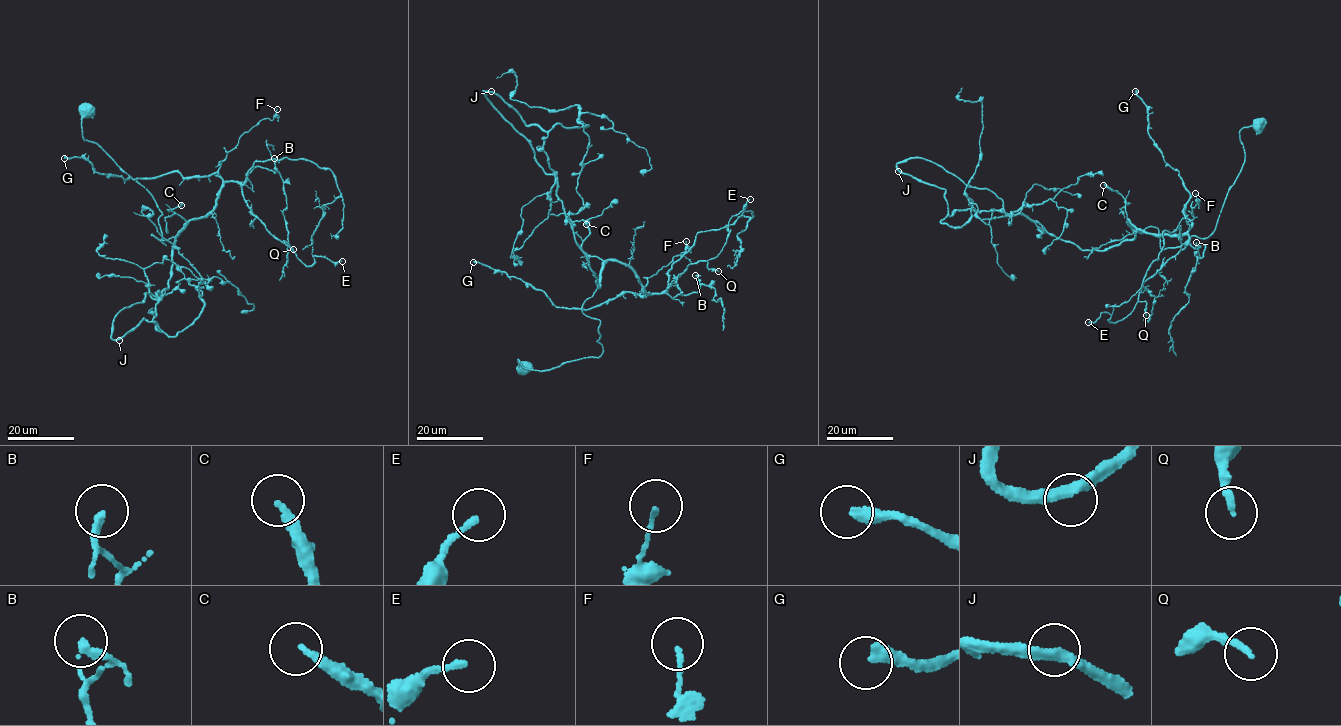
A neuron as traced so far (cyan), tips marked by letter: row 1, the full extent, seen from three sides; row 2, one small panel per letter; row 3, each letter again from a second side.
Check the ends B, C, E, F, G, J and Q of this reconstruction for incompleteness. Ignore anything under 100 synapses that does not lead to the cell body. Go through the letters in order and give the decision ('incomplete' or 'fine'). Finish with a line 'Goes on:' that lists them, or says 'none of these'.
B: fine
C: fine
E: fine
F: fine
G: fine
J: fine
Q: fine
Goes on: none of these

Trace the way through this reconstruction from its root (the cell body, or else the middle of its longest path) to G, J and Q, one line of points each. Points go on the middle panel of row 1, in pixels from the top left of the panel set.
G: (523, 365), (602, 354), (599, 320), (582, 307), (608, 260), (648, 294), (568, 309), (473, 262)
J: (523, 365), (601, 355), (599, 320), (582, 307), (600, 287), (556, 178), (491, 91)
Q: (523, 365), (602, 354), (599, 320), (582, 307), (608, 260), (651, 294), (687, 265), (718, 271)

